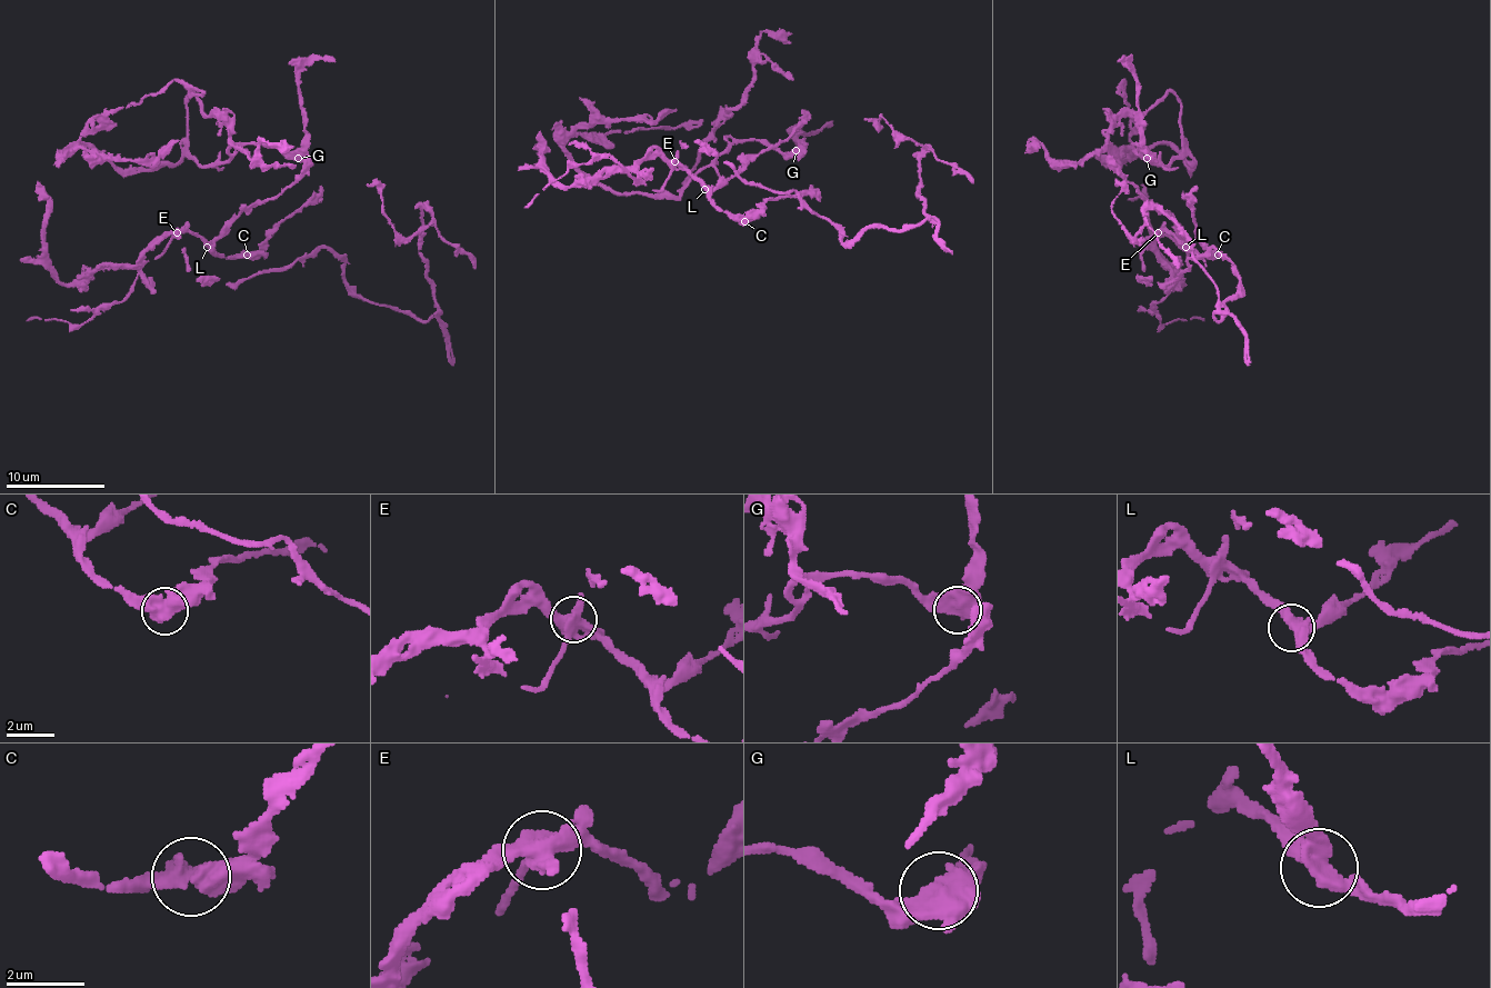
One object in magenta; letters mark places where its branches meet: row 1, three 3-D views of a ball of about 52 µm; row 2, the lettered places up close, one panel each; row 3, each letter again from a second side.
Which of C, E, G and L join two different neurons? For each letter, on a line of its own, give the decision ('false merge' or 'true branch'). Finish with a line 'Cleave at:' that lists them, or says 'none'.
C: true branch
E: false merge
G: true branch
L: true branch
Cleave at: E

